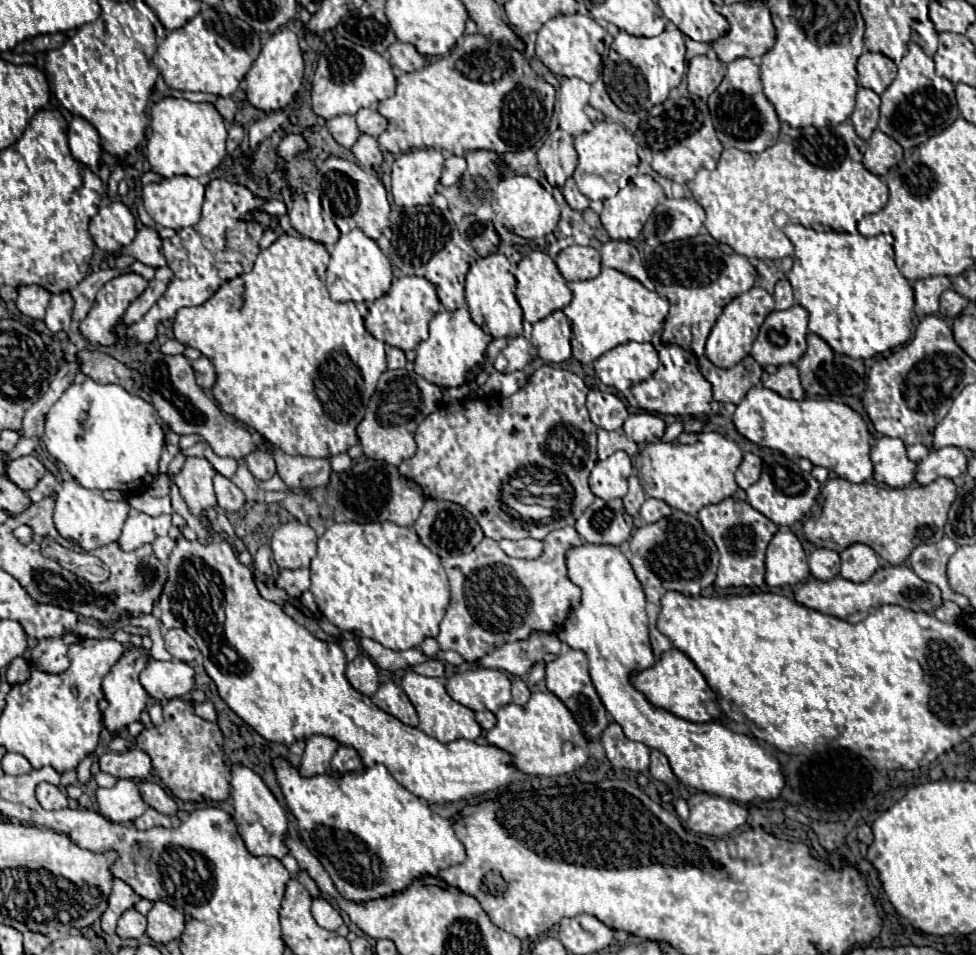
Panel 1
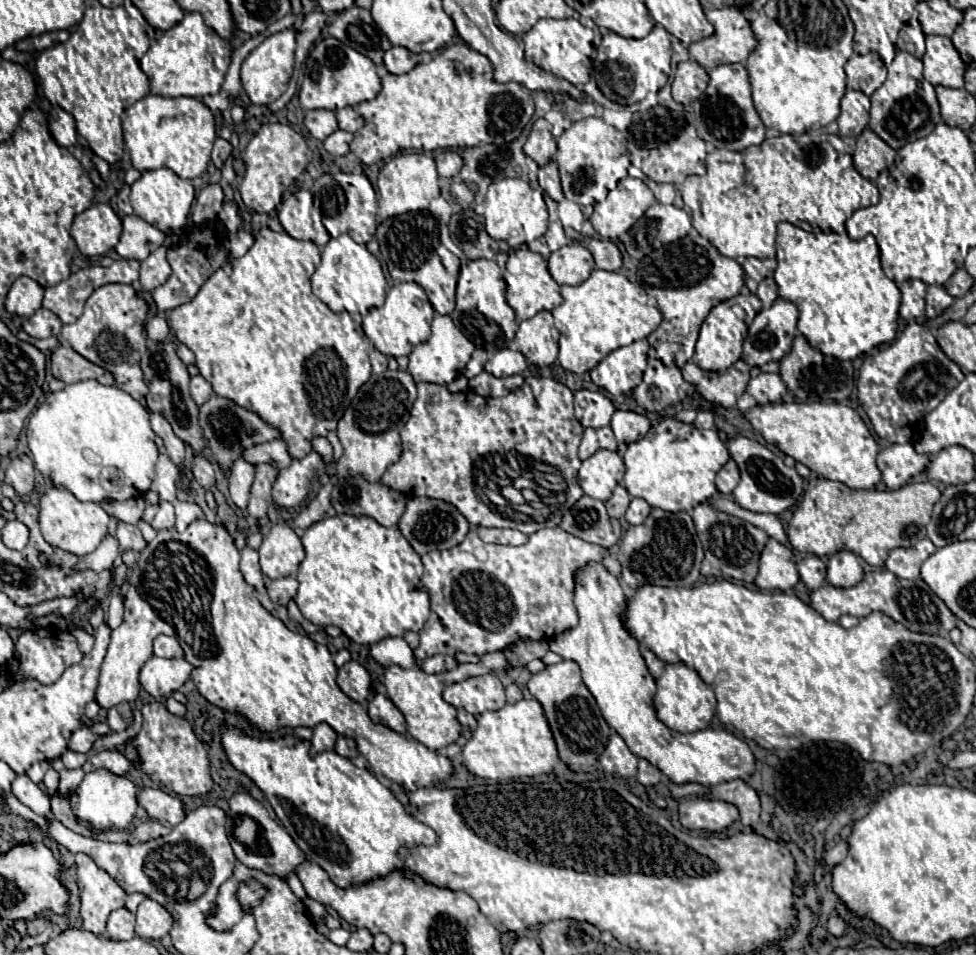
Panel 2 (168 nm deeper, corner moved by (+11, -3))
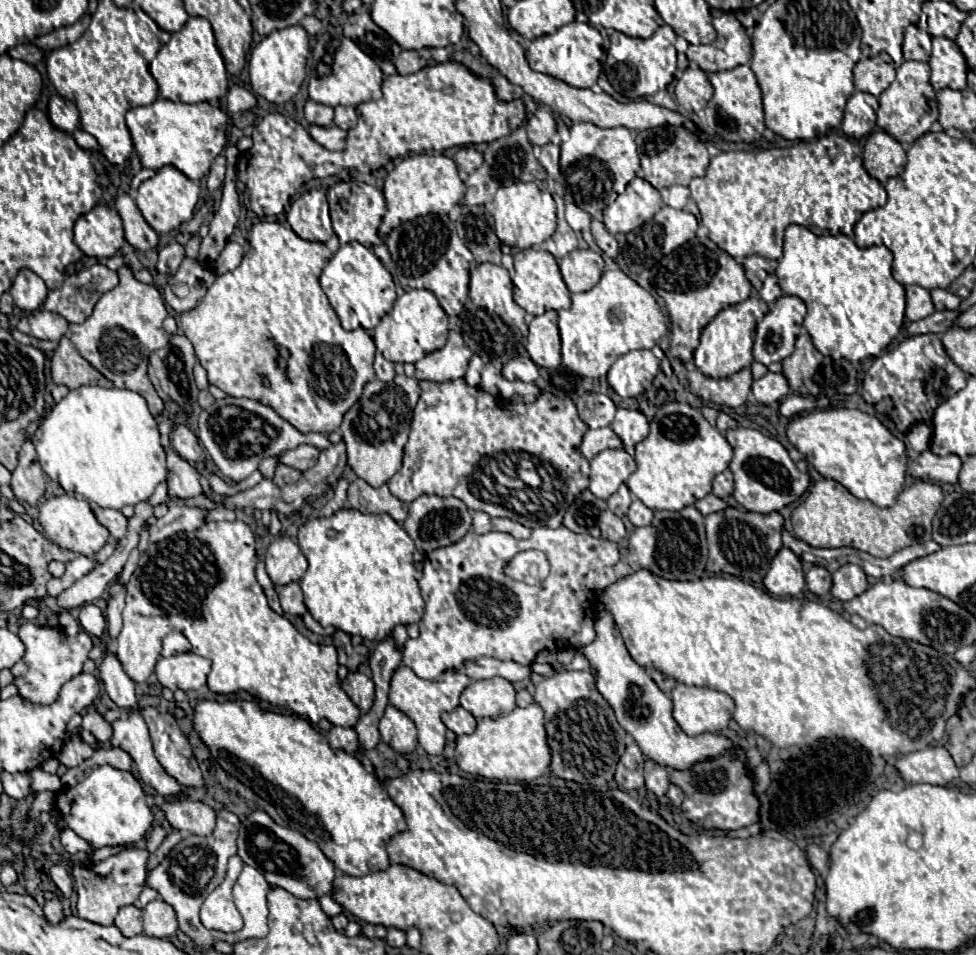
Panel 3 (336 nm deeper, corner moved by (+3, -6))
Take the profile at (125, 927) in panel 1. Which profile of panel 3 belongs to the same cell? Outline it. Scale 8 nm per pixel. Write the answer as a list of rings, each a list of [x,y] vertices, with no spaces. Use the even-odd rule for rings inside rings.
[[[136,906],[120,908],[120,912],[116,916],[116,926],[128,938],[142,934],[142,910]]]

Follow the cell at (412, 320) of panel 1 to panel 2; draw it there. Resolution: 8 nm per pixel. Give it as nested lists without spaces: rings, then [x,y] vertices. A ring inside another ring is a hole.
[[[396,283],[390,287],[384,305],[368,311],[368,315],[362,321],[362,329],[380,353],[388,357],[400,357],[410,355],[410,351],[420,341],[426,341],[430,337],[432,319],[434,319],[434,307],[430,305],[424,289],[414,283]]]

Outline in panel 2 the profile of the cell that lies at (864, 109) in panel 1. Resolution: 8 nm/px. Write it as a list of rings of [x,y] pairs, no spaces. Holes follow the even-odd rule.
[[[848,89],[842,97],[842,113],[838,117],[838,129],[842,137],[858,137],[864,127],[868,125],[868,112],[870,111],[870,97],[862,91]]]

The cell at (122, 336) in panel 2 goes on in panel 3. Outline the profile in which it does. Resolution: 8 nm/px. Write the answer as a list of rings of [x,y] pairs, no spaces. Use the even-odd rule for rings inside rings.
[[[128,264],[120,266],[116,272],[120,278],[118,286],[100,296],[94,312],[82,324],[70,324],[66,336],[78,348],[80,356],[86,358],[100,374],[104,374],[114,384],[114,388],[128,388],[138,392],[148,402],[150,412],[158,416],[164,412],[164,402],[150,384],[146,366],[148,356],[154,350],[164,348],[170,340],[170,334],[162,328],[168,312],[160,292],[150,284],[138,282]]]

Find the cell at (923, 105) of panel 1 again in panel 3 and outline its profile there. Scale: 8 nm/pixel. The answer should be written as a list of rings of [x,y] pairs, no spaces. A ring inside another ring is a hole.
[[[914,60],[904,62],[898,68],[896,80],[880,94],[878,100],[880,100],[880,108],[876,112],[878,116],[876,124],[902,144],[914,142],[924,132],[928,132],[930,126],[938,120],[936,92],[930,86],[930,66],[926,62],[914,62]]]

